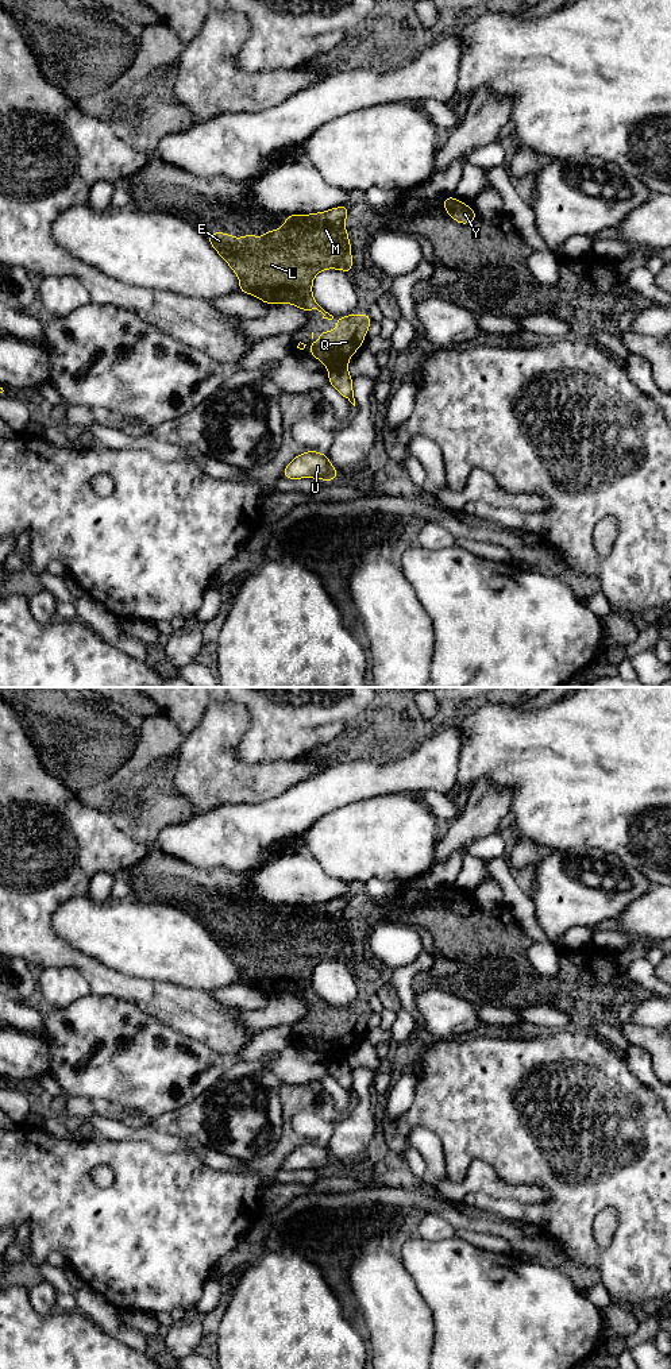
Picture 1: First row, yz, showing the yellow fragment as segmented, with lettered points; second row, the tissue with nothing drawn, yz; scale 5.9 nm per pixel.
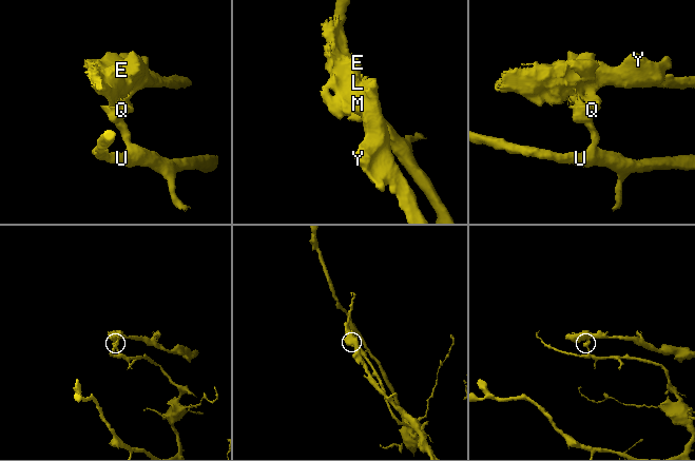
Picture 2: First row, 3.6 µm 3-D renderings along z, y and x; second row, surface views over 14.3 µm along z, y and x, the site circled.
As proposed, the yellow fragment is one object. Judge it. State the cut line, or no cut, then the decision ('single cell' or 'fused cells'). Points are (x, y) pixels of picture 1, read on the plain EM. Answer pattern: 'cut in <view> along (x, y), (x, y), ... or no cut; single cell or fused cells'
cut in yz along (346, 1057), (331, 1063); fused cells

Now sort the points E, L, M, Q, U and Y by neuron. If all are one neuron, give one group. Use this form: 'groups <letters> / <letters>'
groups E L M Q Y / U

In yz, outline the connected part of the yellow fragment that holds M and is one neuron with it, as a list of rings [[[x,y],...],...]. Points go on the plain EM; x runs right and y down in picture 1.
[[[342,896],[313,906],[288,906],[278,922],[266,922],[261,930],[251,922],[243,930],[215,923],[207,930],[232,959],[240,972],[239,983],[266,995],[288,994],[317,1000],[332,1011],[312,988],[313,968],[324,960],[351,965],[352,949],[344,913],[348,898]]]

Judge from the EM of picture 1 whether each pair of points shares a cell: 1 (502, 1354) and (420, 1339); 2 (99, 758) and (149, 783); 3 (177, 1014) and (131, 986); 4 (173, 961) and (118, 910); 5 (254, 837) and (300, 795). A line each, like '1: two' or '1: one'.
1: two
2: two
3: one
4: one
5: one

